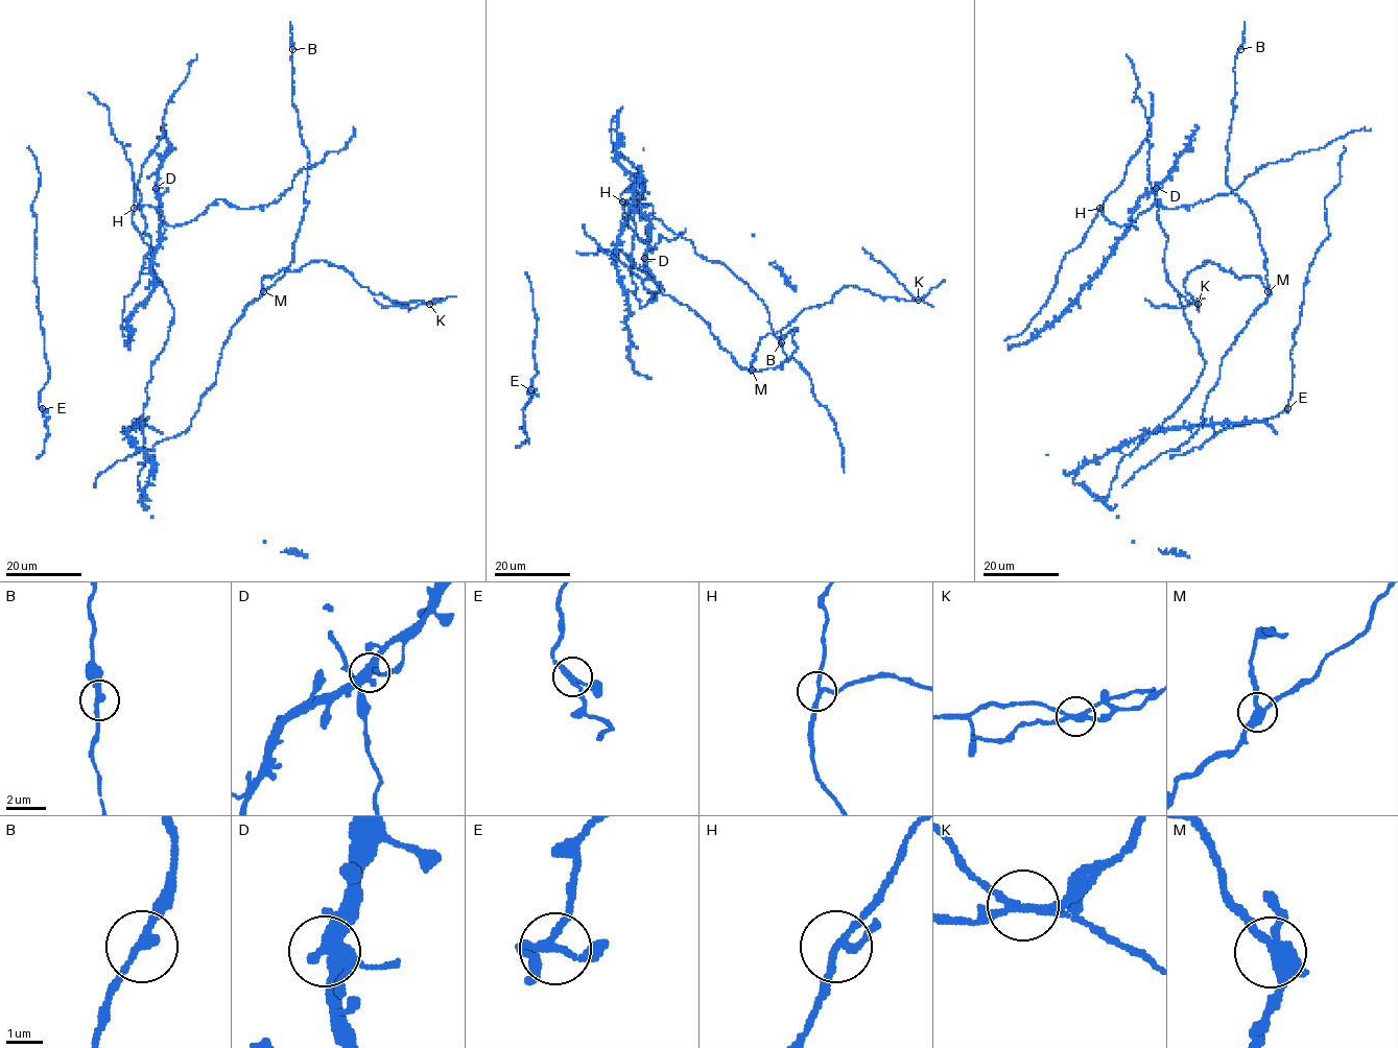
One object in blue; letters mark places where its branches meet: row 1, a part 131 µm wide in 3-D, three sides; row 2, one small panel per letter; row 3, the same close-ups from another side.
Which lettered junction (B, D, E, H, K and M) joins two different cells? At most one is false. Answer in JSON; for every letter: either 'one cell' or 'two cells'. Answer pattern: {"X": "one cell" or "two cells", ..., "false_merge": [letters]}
{"B": "one cell", "D": "one cell", "E": "one cell", "H": "one cell", "K": "two cells", "M": "one cell", "false_merge": ["K"]}

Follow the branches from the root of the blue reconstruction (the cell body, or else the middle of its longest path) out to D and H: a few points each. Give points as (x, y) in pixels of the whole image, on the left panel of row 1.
D: (165, 219), (157, 208), (134, 210), (149, 252), (124, 298), (128, 348), (126, 319), (155, 285), (156, 188)
H: (165, 219), (157, 208), (147, 206), (134, 208)

